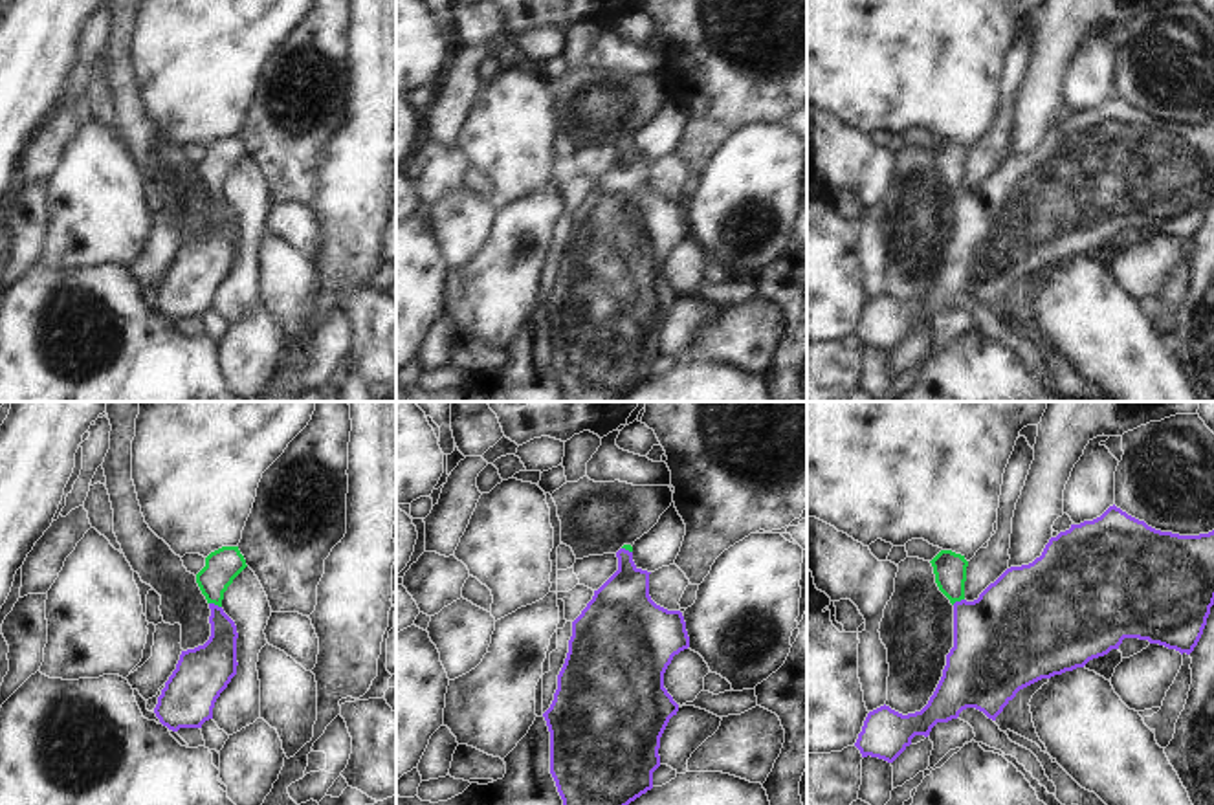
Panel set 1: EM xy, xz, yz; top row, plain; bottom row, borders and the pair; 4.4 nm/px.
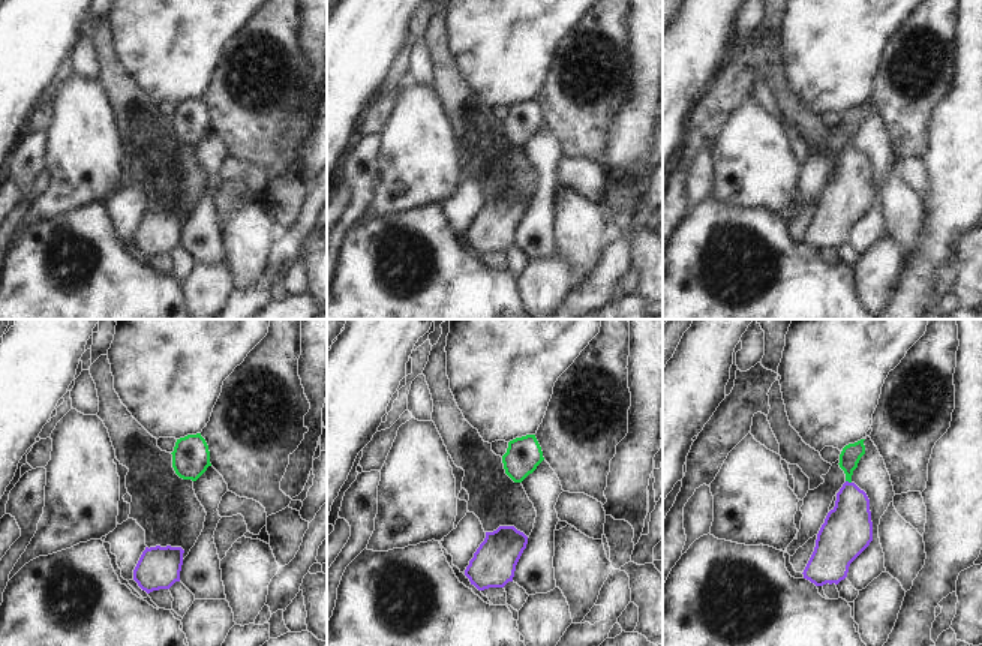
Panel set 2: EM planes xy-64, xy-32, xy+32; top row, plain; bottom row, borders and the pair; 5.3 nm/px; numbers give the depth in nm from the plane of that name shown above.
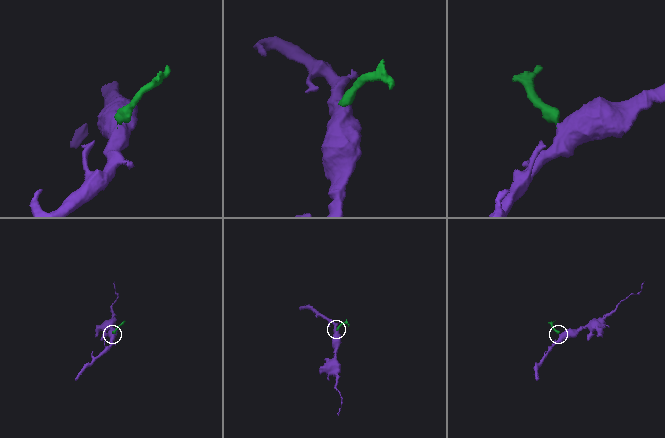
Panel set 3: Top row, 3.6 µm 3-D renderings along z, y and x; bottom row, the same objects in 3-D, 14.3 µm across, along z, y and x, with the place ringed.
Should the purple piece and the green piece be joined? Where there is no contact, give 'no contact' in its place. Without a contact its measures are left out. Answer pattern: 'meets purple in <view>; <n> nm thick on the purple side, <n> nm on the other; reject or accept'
meets purple in xy; 180 nm thick on the purple side, 150 nm on the other; accept

